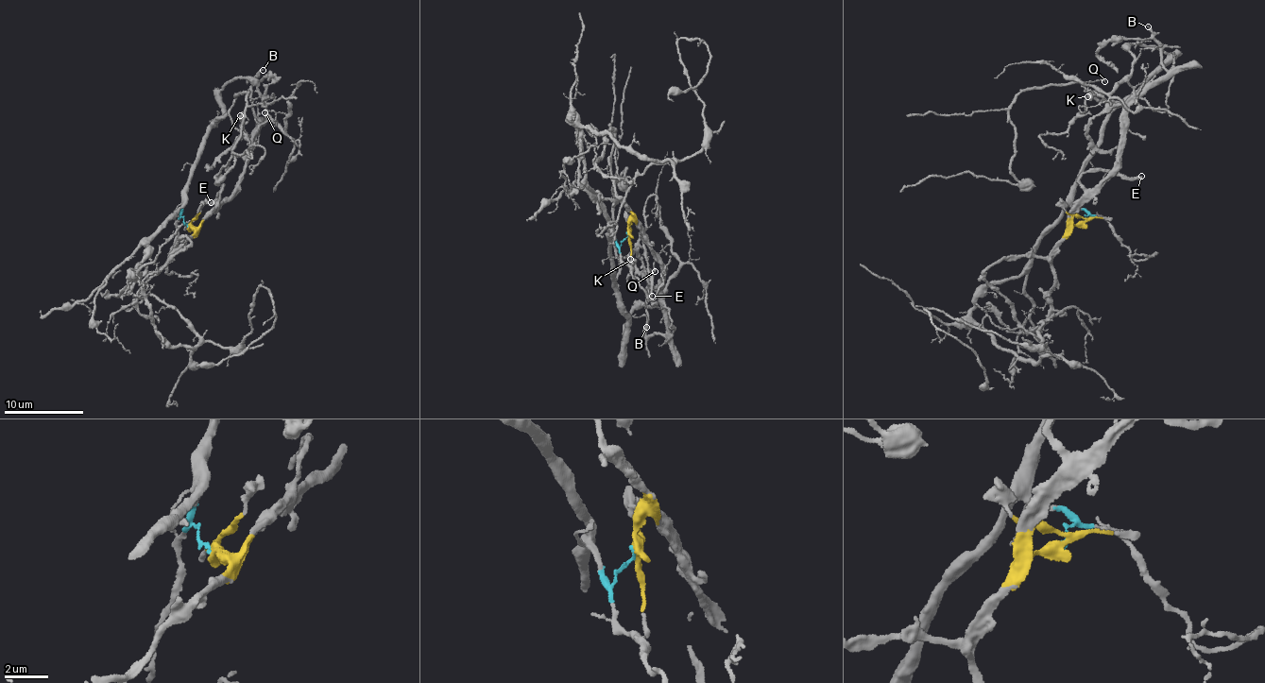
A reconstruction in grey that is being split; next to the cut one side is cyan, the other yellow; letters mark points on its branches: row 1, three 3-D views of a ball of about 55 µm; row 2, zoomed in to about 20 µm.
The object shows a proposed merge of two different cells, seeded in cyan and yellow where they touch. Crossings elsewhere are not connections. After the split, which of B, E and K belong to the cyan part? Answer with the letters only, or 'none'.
none

